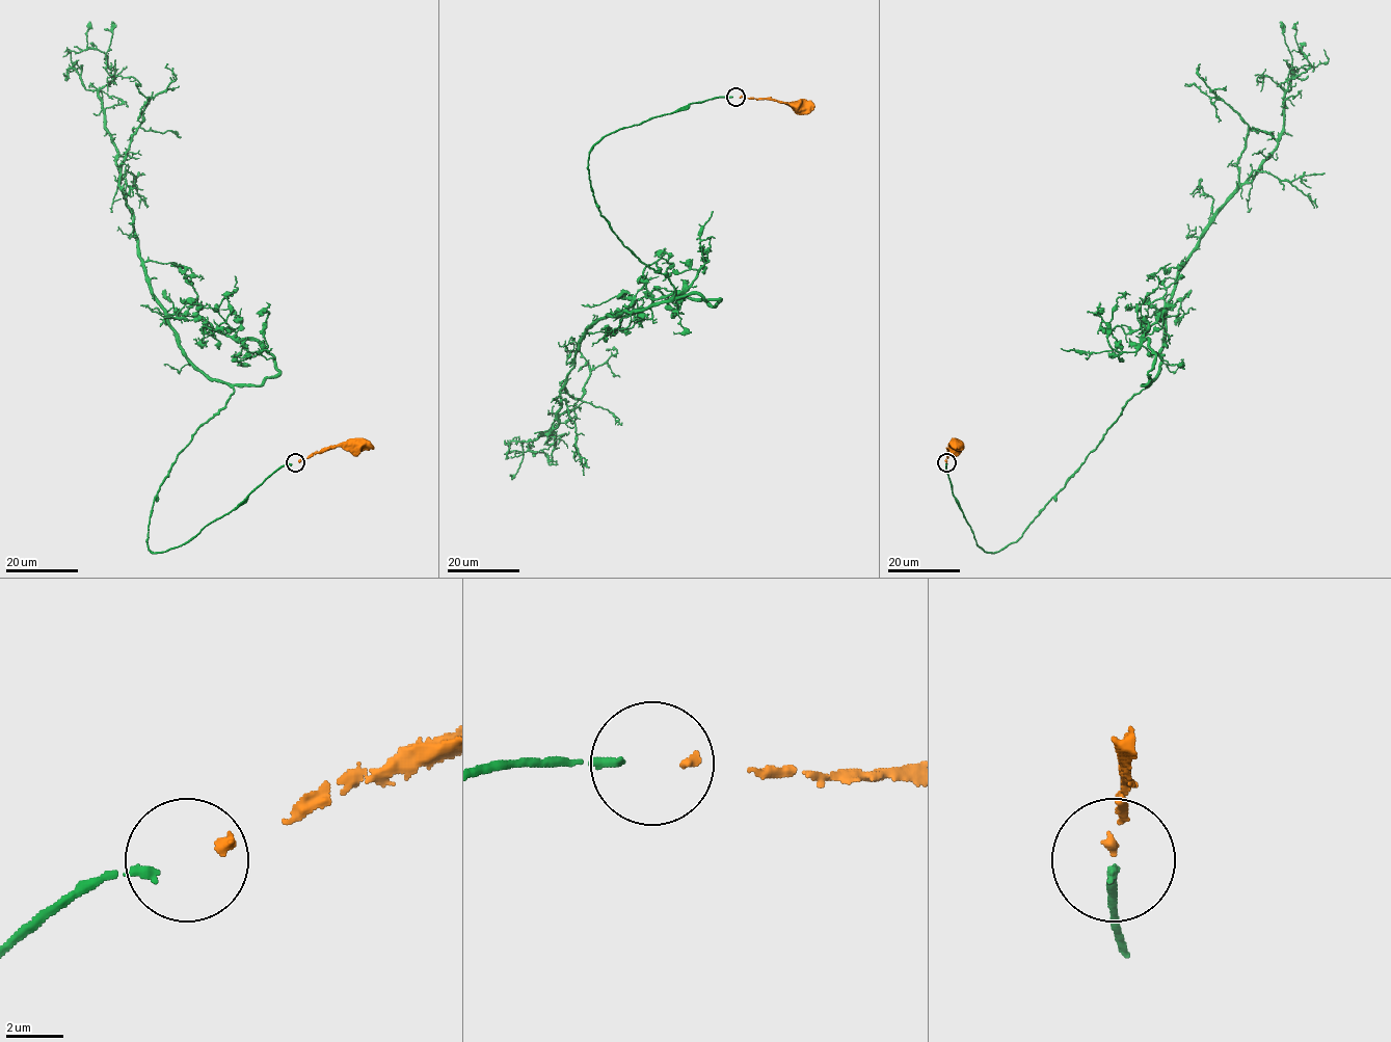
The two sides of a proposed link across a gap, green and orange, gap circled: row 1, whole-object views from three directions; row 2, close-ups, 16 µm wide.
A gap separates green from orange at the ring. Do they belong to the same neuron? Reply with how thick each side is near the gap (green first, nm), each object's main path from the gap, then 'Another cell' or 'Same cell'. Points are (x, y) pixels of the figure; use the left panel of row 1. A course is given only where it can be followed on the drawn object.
Thickness 320 nm (green) against 320 nm. Course of green: (292, 463), (148, 548), (163, 479), (233, 389), (153, 293), (107, 56), (63, 51). Course of orange: (298, 461), (314, 453), (358, 444). Same cell

